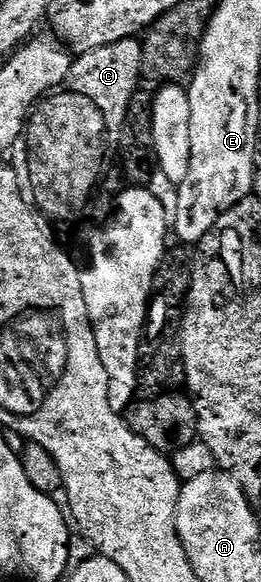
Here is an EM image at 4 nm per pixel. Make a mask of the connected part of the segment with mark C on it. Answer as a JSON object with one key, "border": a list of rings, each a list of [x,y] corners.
{"border":[[[137,37],[125,38],[111,46],[99,50],[88,50],[82,58],[71,67],[68,85],[65,87],[68,96],[88,96],[90,100],[98,100],[104,112],[110,116],[112,126],[120,122],[128,122],[130,101],[138,88],[138,80],[142,72],[142,43]]]}

